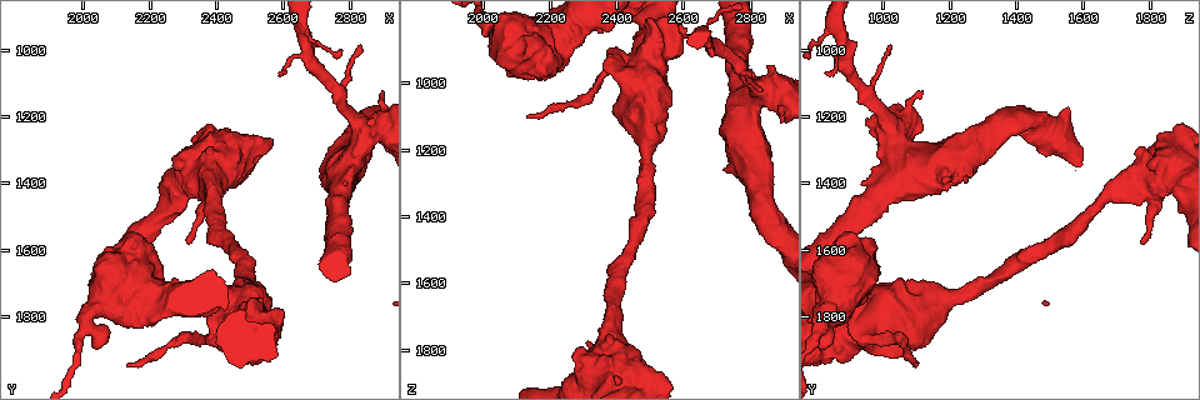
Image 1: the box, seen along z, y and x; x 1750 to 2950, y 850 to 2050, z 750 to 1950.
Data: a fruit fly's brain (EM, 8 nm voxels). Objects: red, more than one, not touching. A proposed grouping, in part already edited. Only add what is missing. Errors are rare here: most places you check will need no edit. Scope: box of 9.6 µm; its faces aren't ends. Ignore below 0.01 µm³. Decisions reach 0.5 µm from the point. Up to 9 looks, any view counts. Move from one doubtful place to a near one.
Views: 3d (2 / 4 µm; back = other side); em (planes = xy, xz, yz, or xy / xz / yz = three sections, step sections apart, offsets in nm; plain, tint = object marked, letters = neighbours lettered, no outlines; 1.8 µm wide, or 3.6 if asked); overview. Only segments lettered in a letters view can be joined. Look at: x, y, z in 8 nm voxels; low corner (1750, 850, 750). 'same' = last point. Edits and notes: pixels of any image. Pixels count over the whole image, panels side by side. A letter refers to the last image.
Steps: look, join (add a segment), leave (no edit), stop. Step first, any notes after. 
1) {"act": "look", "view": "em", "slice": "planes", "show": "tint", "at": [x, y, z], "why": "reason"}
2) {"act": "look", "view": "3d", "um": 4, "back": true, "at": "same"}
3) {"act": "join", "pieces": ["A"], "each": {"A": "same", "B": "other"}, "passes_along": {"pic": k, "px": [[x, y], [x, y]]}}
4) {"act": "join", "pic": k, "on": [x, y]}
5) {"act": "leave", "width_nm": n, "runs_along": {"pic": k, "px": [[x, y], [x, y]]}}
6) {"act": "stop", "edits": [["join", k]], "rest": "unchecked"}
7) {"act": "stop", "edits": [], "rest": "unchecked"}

{"act": "look", "view": "em", "um": 3.6, "slice": "planes", "show": "letters", "at": [2600, 1070, 820], "why": "free end"}

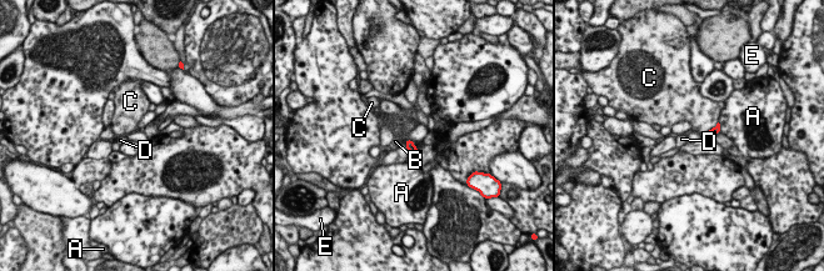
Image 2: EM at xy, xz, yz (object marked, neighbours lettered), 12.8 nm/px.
{"act": "leave", "each": {"A": "other", "B": "other", "C": "other", "D": "other", "E": "other"}, "found": "none of them fits"}

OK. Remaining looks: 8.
{"act": "look", "view": "em", "slice": "xy", "step": 16, "show": "tint", "at": [2830, 990, 1030], "why": "free end"}

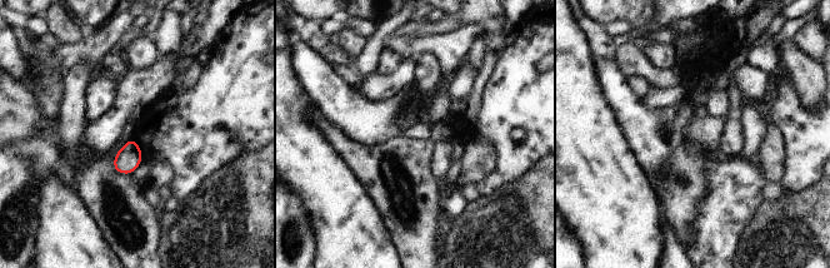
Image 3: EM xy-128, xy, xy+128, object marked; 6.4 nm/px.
{"act": "look", "view": "em", "slice": "planes", "show": "letters", "at": "same"}

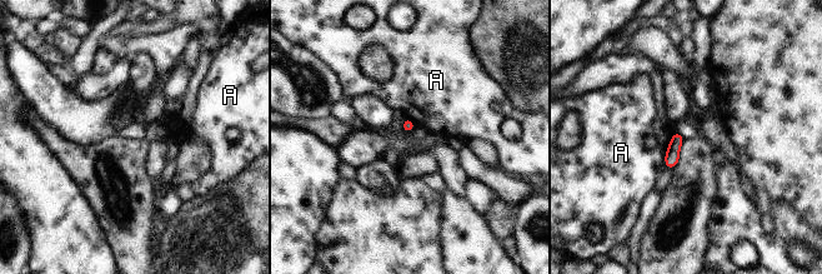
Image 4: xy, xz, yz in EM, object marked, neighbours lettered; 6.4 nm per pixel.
{"act": "leave", "each": {"A": "other"}, "found": "no lettered segment goes on from it"}

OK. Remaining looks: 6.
{"act": "look", "view": "3d", "um": 2, "at": [2320, 1580, 1780], "why": "an open end"}

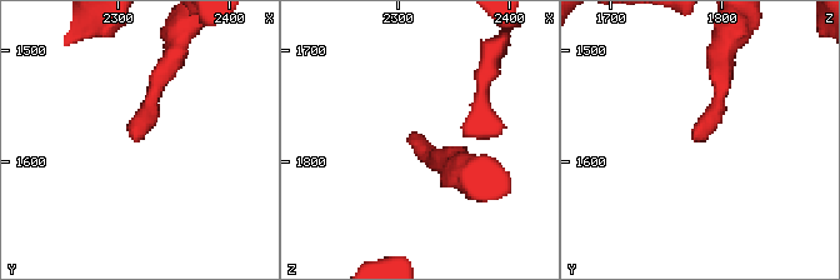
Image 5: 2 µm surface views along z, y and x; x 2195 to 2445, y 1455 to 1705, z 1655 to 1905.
{"act": "look", "view": "em", "slice": "planes", "show": "letters", "at": [2312, 1572, 1772]}

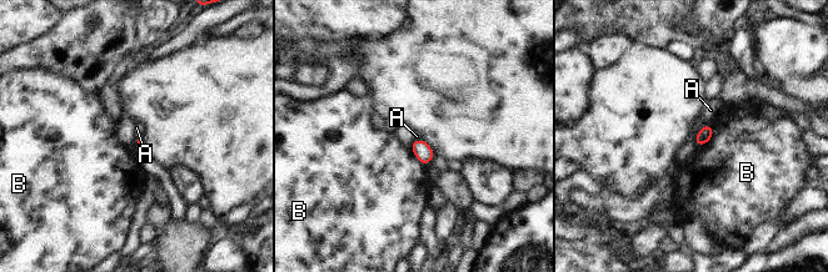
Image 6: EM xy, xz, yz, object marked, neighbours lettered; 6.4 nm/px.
{"act": "leave", "each": {"A": "other", "B": "other"}, "border": {"pic": 6, "px": [[694, 136], [697, 146]]}, "found": "none of them fits"}

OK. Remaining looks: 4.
{"act": "look", "view": "3d", "um": 2, "at": [2140, 1940, 1100]}

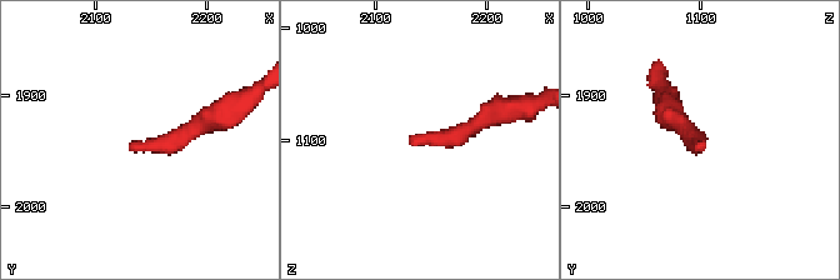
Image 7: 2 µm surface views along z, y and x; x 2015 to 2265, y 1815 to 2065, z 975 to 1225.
{"act": "look", "view": "em", "slice": "planes", "show": "letters", "at": [2132, 1944, 1096]}

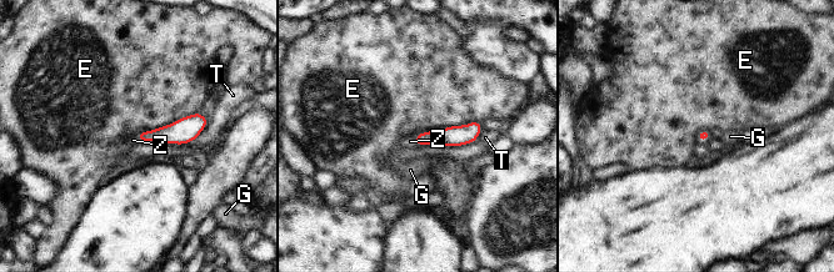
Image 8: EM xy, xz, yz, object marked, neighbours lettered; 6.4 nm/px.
{"act": "join", "pieces": ["Z"], "each": {"E": "other", "G": "other", "T": "other", "Z": "same"}, "passes_along": {"pic": 8, "px": [[453, 136], [416, 141], [410, 141]]}, "found": "it goes on there"}

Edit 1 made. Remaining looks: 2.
{"act": "stop", "edits": [["join", 8]], "rest": "unchecked"}

